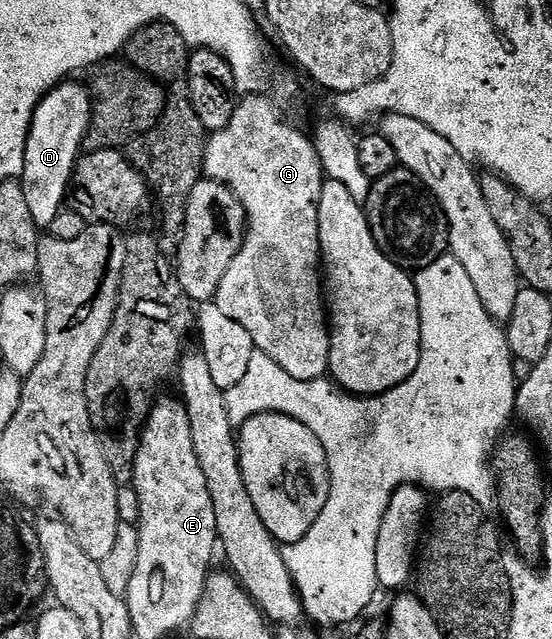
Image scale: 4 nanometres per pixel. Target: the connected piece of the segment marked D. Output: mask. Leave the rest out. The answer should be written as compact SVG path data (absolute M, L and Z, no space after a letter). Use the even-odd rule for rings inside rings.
M63 81L36 107L24 151L24 169L20 175L23 195L39 229L48 229L63 210L74 167L81 156L92 113L88 88L76 81Z

